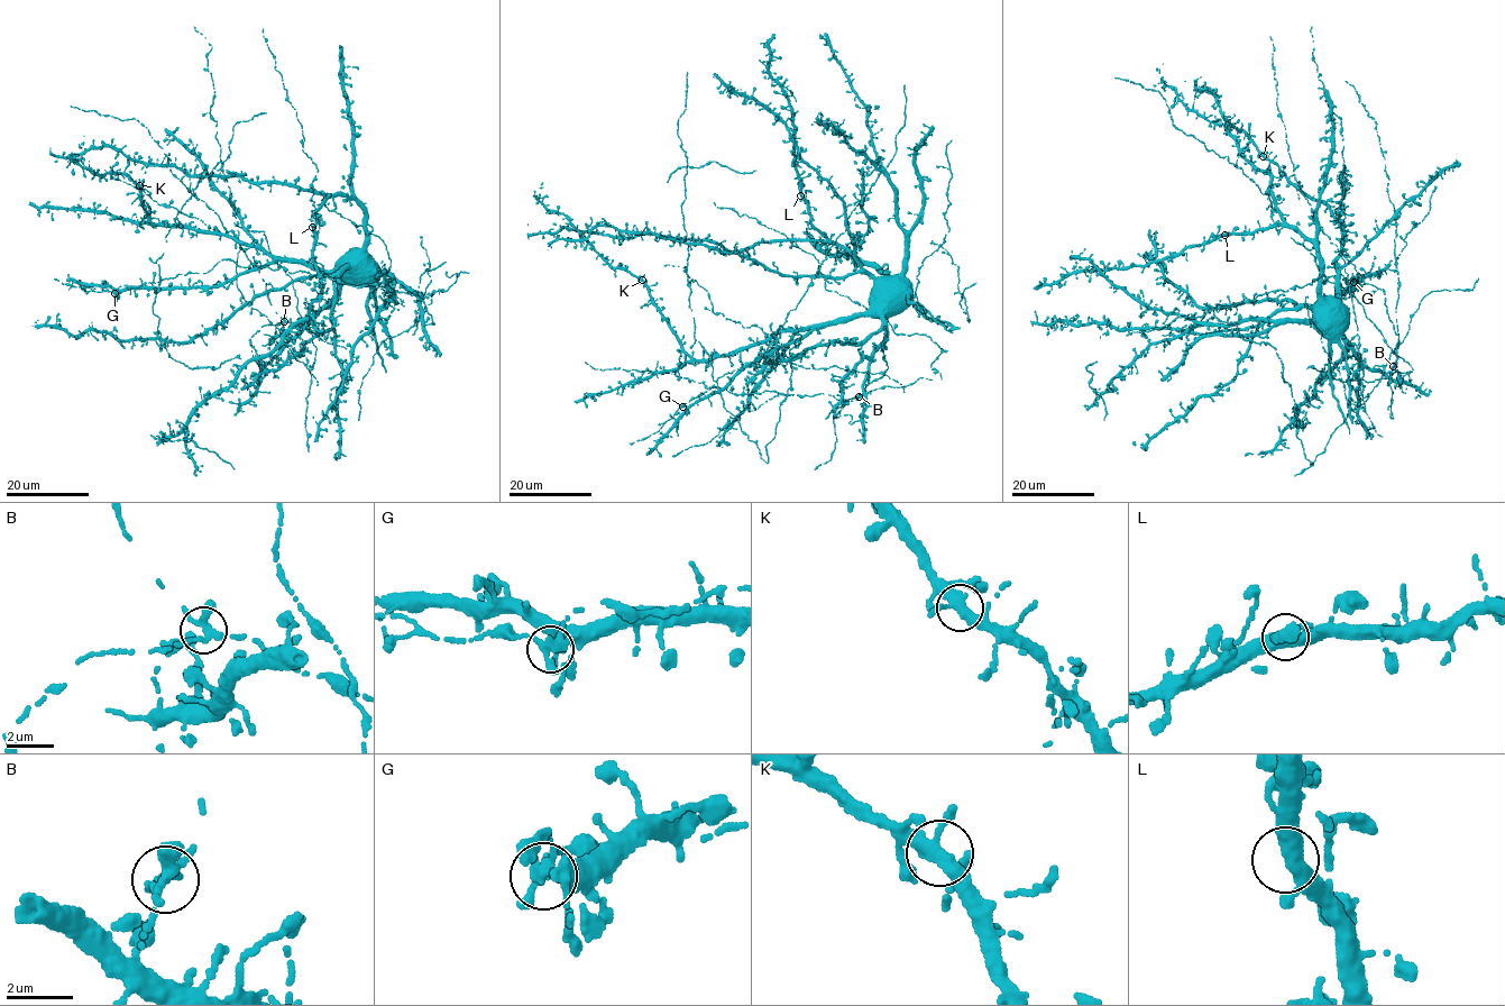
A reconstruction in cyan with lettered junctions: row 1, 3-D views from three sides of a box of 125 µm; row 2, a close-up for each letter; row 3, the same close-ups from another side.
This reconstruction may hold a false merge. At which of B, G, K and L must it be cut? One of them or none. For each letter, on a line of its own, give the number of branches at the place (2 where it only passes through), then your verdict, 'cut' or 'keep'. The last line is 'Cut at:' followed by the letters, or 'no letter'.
B: 3 branches meet; keep
G: 3 branches meet; cut
K: 3 branches meet; keep
L: 3 branches meet; keep
Cut at: G

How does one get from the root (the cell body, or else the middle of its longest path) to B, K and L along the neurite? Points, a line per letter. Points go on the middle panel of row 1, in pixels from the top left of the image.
B: (891, 282), (887, 284), (888, 307), (883, 314), (888, 329), (869, 363), (864, 391), (859, 396)
K: (891, 282), (864, 312), (842, 320), (782, 331), (726, 354), (695, 360), (653, 303), (642, 280)
L: (891, 282), (892, 276), (853, 257), (810, 222), (809, 206), (800, 195)

